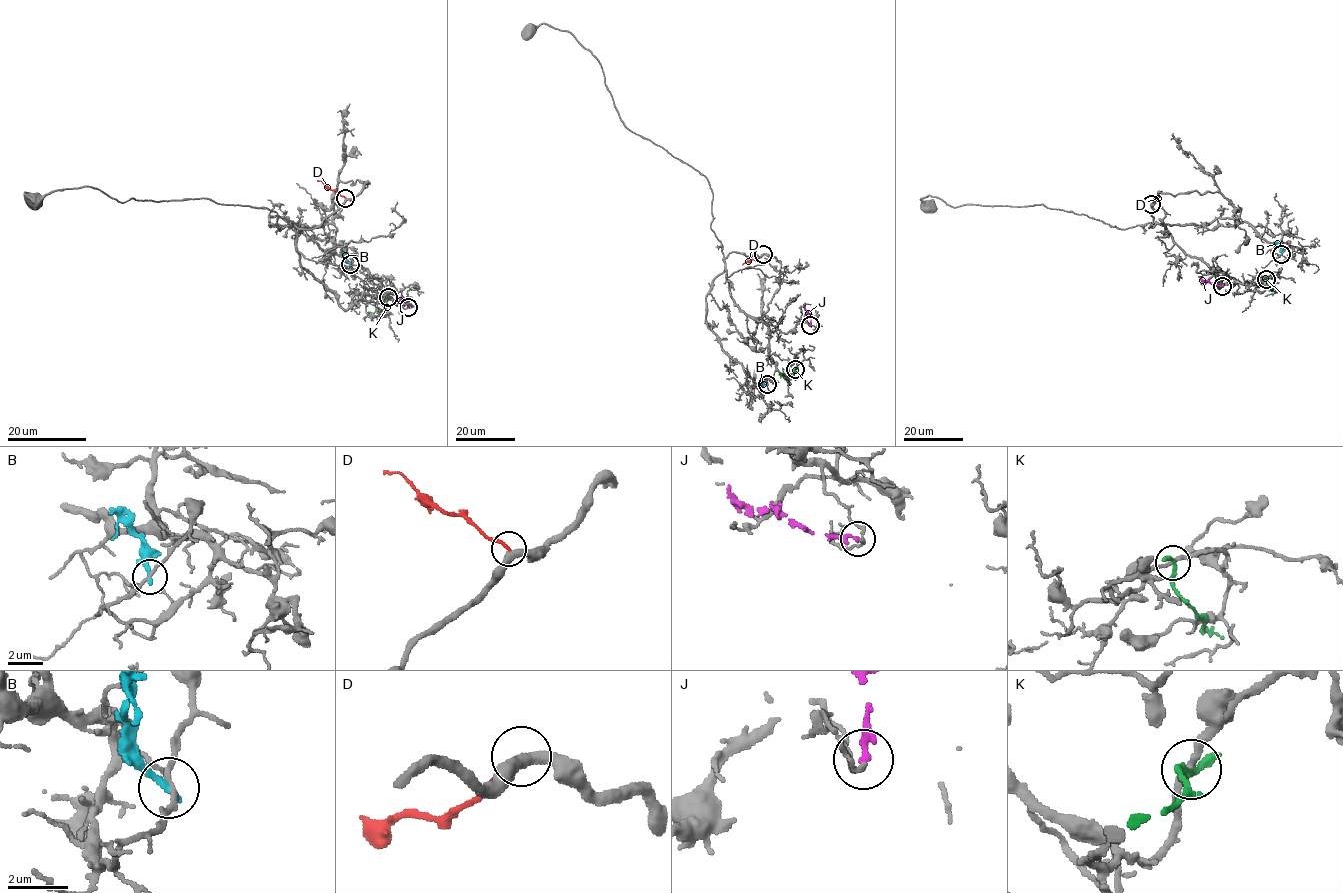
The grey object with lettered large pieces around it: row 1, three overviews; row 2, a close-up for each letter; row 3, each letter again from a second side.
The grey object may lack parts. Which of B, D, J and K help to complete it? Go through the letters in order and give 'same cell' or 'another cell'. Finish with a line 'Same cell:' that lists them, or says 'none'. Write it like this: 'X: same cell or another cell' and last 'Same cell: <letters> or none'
B: another cell
D: another cell
J: another cell
K: another cell
Same cell: none

